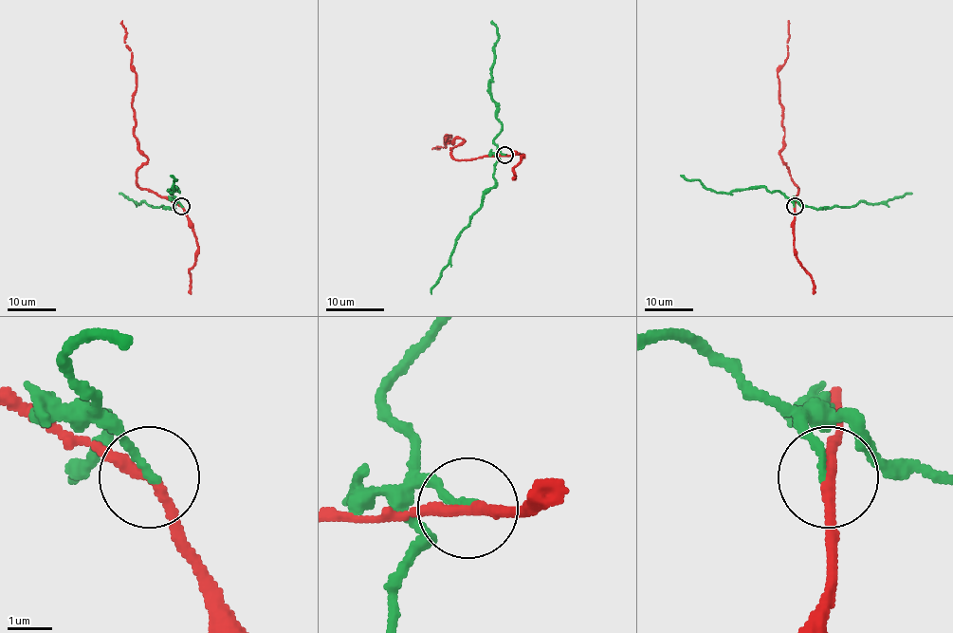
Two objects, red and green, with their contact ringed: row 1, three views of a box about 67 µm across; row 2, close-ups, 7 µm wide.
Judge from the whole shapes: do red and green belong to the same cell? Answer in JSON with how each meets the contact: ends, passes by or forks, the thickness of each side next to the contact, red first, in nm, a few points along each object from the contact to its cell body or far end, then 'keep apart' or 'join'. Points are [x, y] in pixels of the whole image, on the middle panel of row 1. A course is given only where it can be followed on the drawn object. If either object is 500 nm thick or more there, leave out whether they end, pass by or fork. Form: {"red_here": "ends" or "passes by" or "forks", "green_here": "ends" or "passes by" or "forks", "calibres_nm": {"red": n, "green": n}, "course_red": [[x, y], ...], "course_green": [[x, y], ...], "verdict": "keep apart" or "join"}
{"red_here": "passes by", "green_here": "ends", "calibres_nm": {"red": 240, "green": 170}, "course_red": [[504, 155], [457, 160], [451, 149], [464, 140], [449, 143], [449, 135], [446, 147], [433, 147]], "course_green": [[504, 155], [497, 153], [494, 185], [485, 195], [482, 207], [460, 234], [449, 263], [441, 271], [430, 293]], "verdict": "keep apart"}

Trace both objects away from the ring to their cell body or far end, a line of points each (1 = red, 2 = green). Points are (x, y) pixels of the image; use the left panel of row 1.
1: (182, 206), (141, 189), (137, 182), (137, 172), (148, 158), (134, 135), (136, 71), (130, 65), (121, 21)
2: (182, 206), (175, 199), (174, 208), (151, 207), (144, 201), (136, 203), (119, 193)

